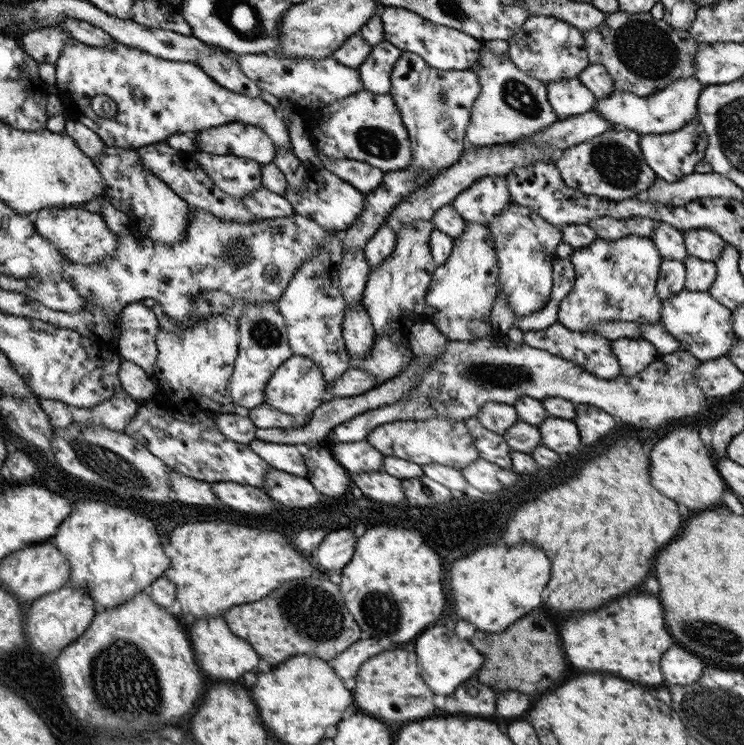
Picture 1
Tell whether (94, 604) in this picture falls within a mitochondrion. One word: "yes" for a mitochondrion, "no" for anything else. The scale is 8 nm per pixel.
no

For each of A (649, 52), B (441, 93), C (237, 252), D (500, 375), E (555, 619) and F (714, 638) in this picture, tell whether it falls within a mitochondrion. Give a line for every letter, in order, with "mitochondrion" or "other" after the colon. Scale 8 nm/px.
A: mitochondrion
B: mitochondrion
C: mitochondrion
D: mitochondrion
E: other
F: mitochondrion

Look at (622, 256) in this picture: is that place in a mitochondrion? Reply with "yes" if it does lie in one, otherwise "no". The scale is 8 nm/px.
no

